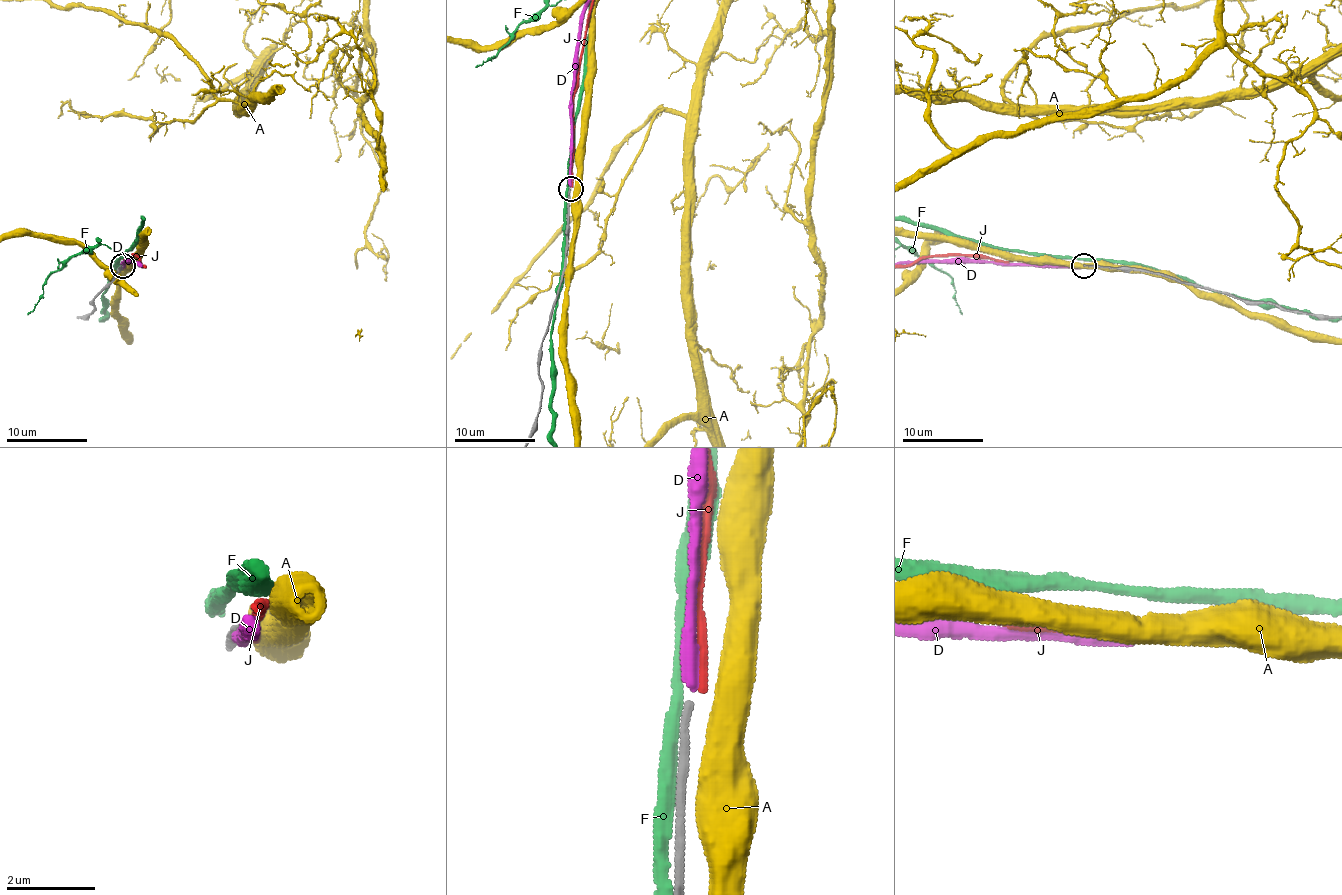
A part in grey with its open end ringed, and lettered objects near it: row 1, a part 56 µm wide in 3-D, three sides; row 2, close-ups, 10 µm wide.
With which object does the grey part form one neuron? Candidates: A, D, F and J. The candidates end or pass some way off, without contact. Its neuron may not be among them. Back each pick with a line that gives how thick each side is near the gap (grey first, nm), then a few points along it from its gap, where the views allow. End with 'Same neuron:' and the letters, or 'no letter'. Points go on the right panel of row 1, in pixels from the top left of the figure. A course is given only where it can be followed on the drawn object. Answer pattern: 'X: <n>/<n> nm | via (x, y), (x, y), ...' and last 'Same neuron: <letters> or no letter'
Same neuron: no letter

